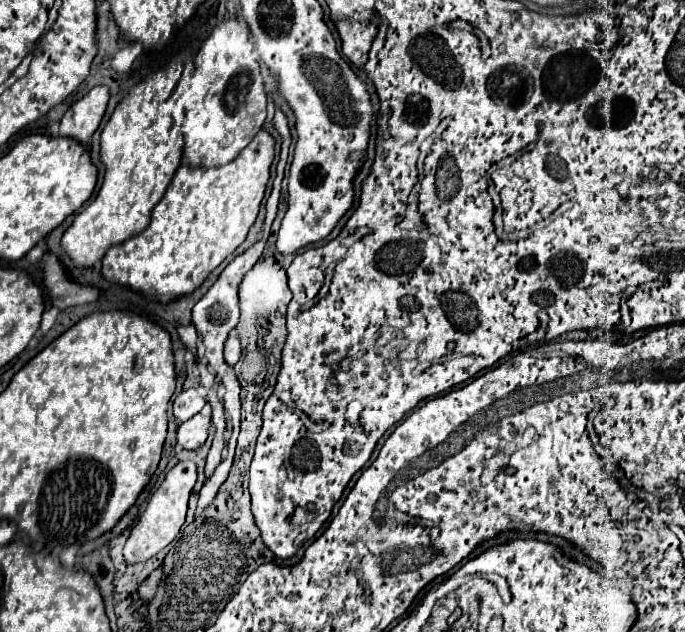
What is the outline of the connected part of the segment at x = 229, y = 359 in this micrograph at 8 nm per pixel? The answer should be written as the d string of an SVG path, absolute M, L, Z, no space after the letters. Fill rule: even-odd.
M235 331L229 335L229 339L225 341L225 363L227 365L235 365L241 357L241 345L239 345L239 339L235 335Z

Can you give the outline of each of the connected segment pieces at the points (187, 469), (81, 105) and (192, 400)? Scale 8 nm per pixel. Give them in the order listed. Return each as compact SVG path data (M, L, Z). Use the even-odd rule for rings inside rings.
M181 461L165 475L161 487L153 493L145 513L139 517L139 523L133 527L131 537L125 543L123 555L129 565L145 563L147 559L157 555L161 549L165 549L177 537L181 525L185 523L187 503L189 503L189 495L195 485L195 479L197 479L197 467L193 461Z
M105 85L91 89L83 99L73 103L69 111L63 115L59 129L61 135L87 145L103 119L107 101L109 101L109 89Z
M185 389L173 401L173 415L177 421L187 421L197 415L205 403L205 397L197 389Z

